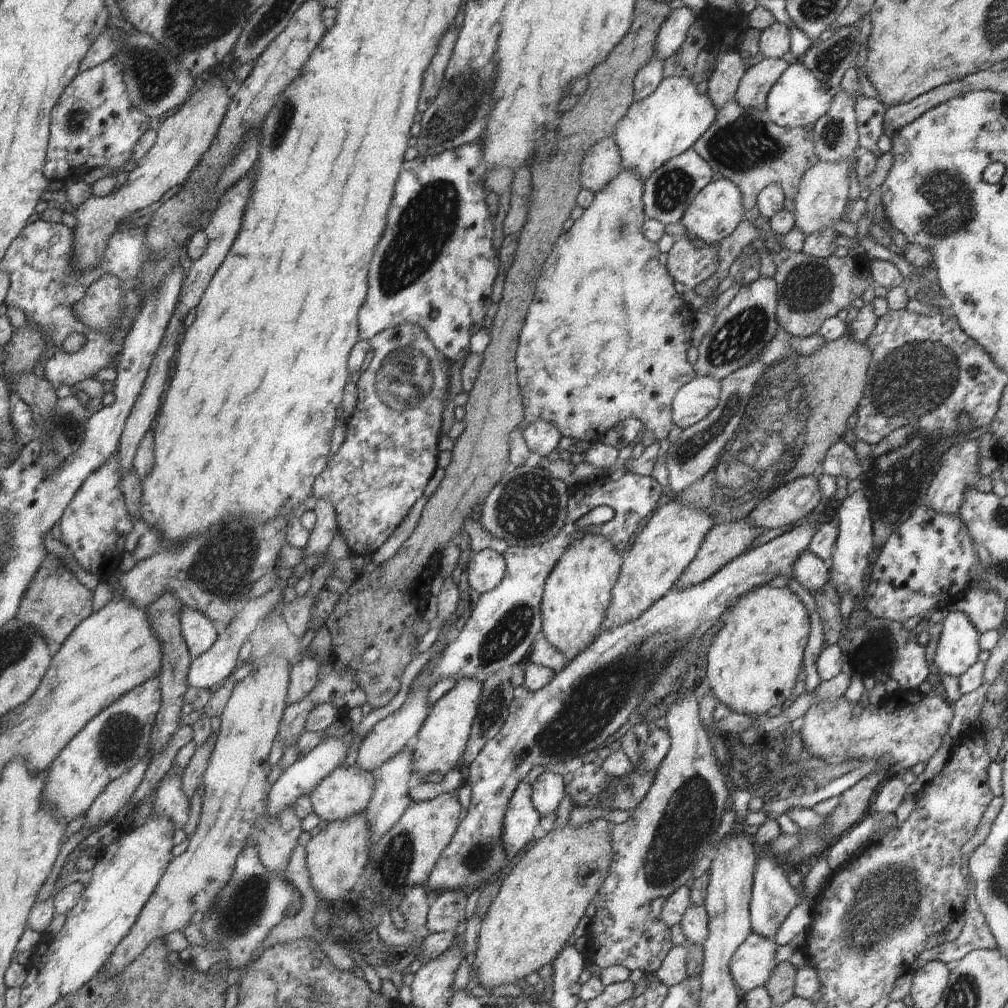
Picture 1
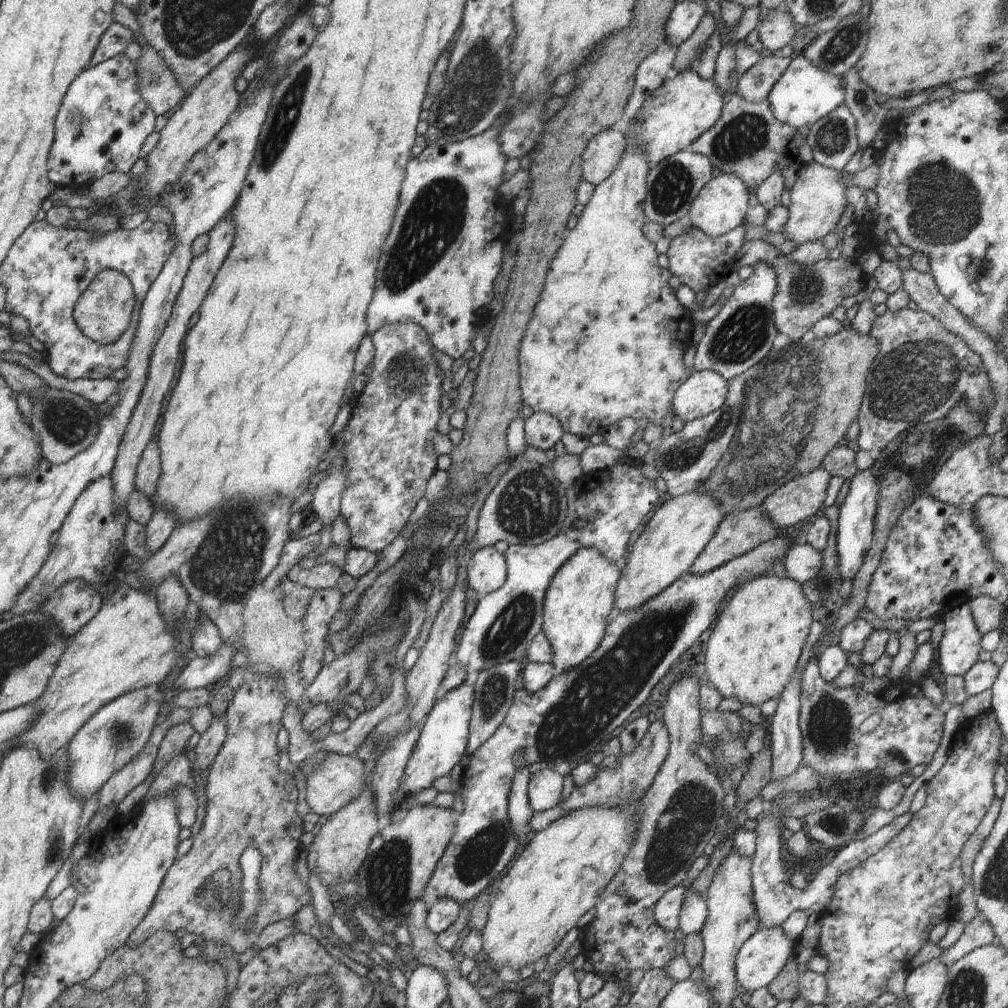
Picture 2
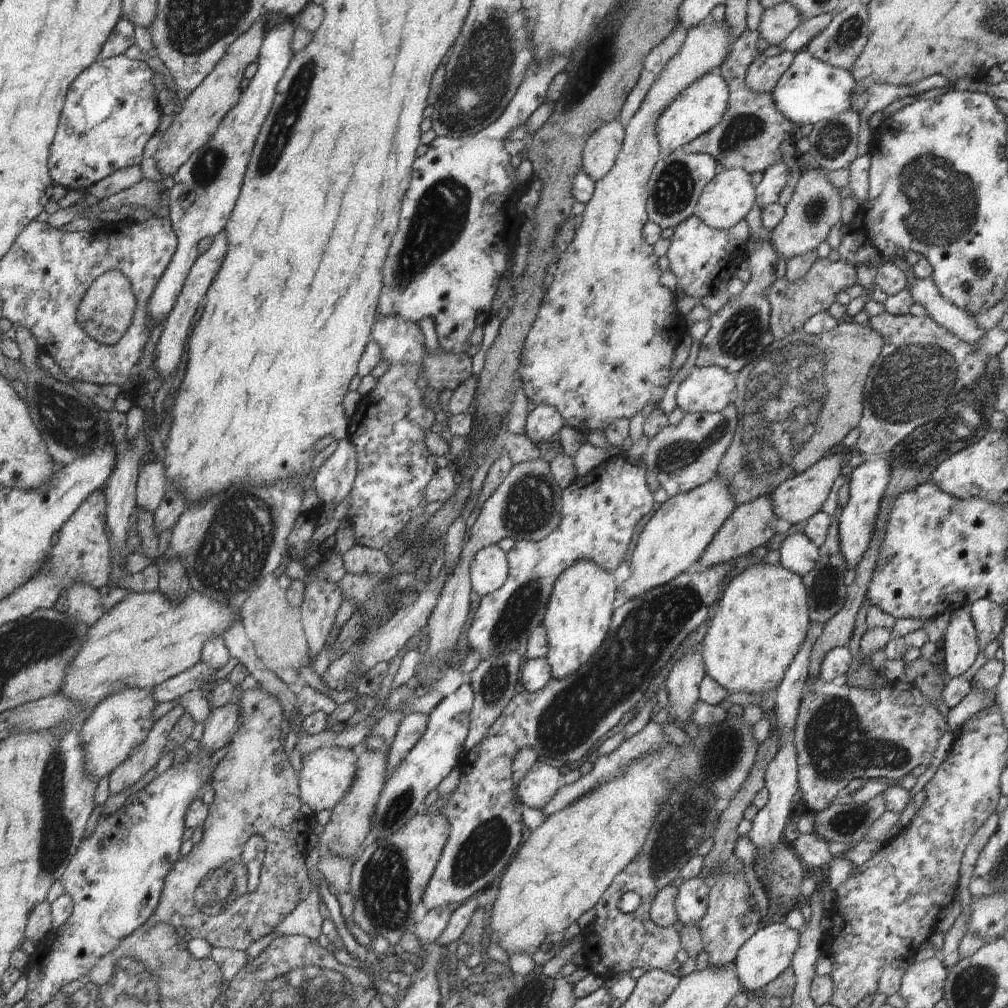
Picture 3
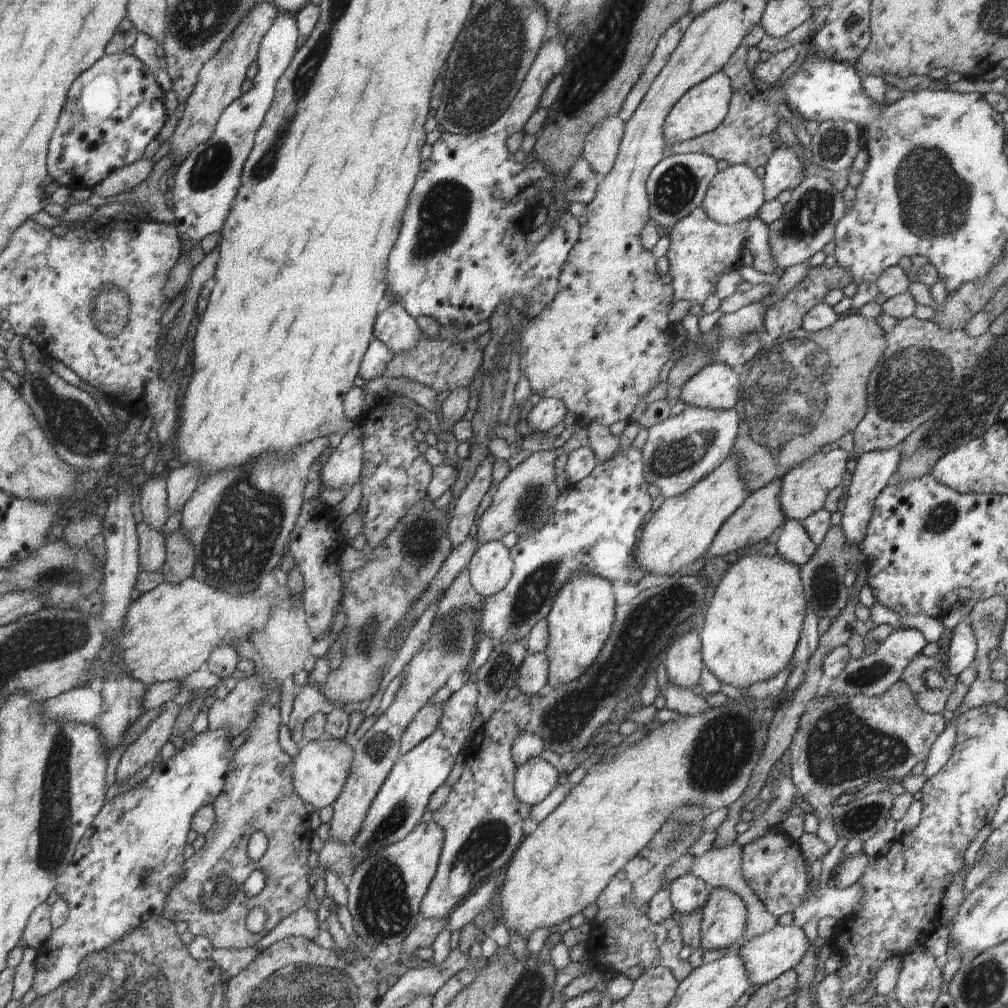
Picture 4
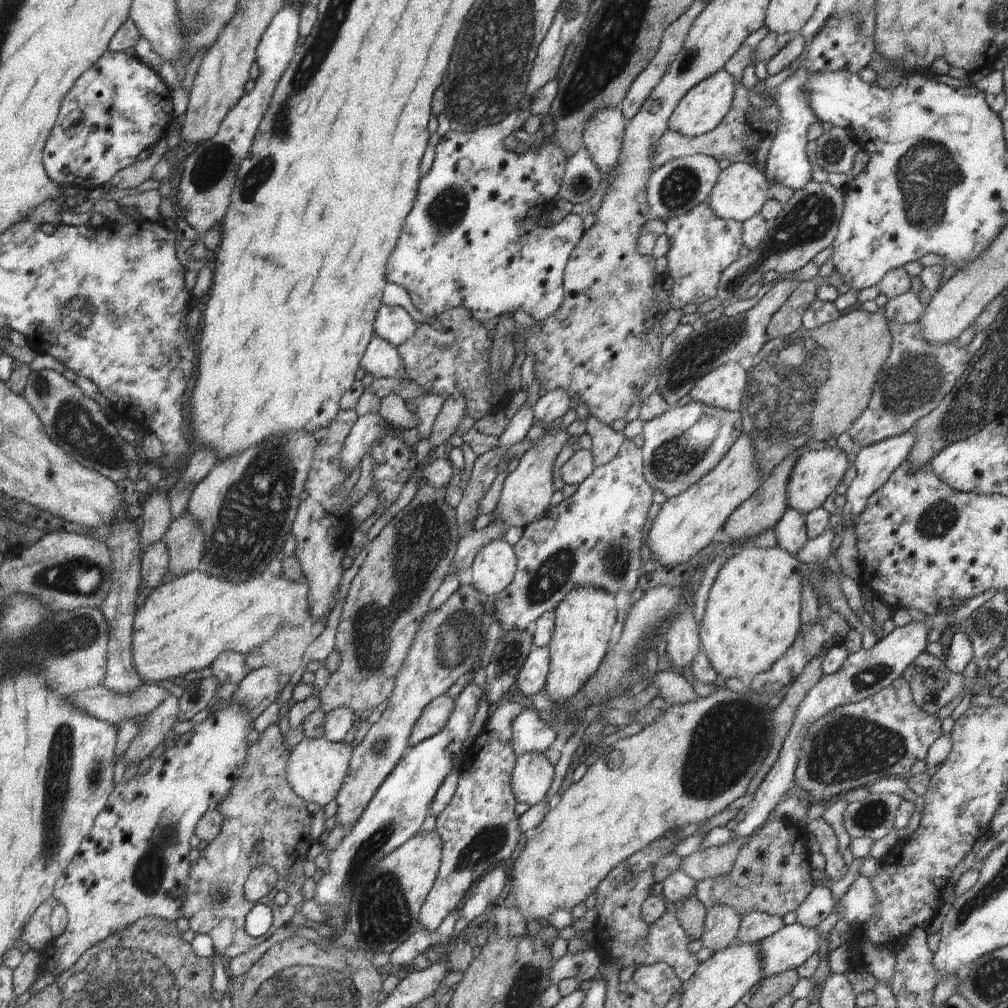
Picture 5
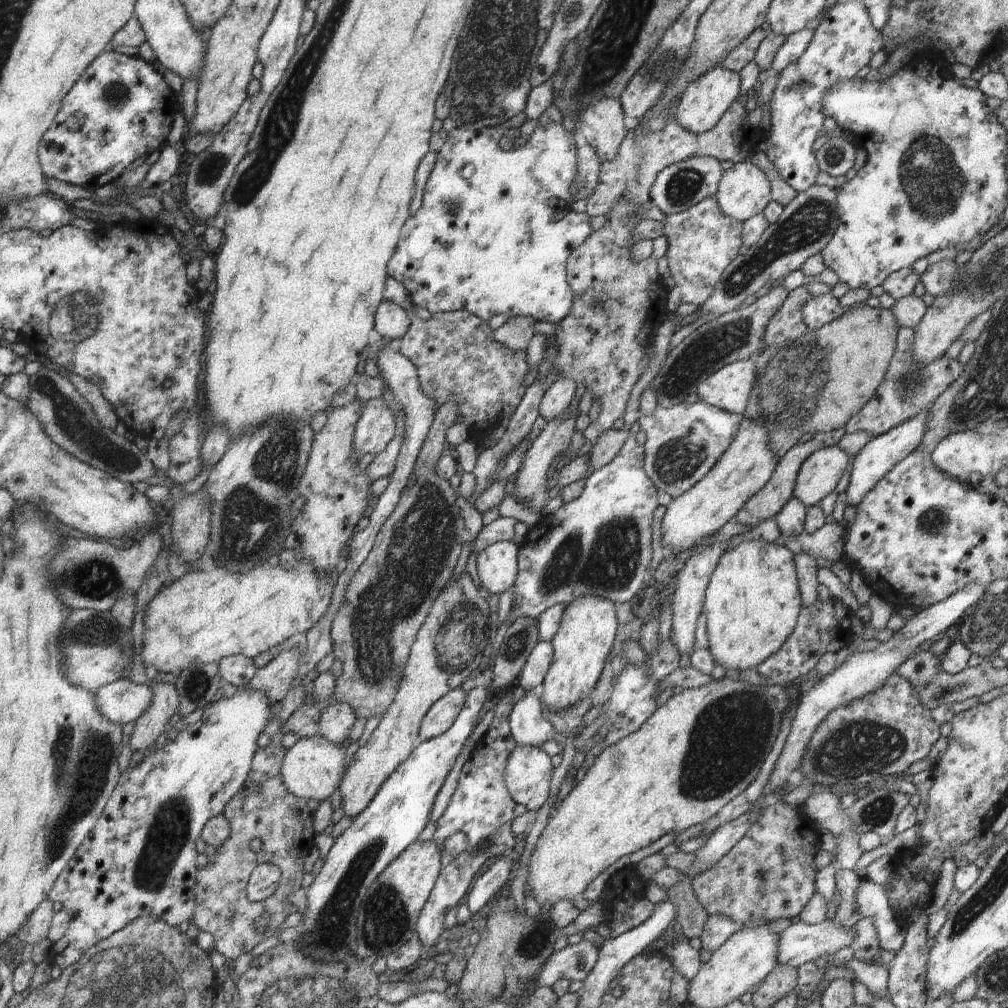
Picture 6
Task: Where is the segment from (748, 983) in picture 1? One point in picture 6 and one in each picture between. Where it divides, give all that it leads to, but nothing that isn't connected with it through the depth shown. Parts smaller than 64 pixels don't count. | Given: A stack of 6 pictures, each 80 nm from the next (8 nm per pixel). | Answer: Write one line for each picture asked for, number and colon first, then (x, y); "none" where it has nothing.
2: (762, 957)
3: (762, 958)
4: (779, 950)
5: (792, 946)
6: (801, 943)

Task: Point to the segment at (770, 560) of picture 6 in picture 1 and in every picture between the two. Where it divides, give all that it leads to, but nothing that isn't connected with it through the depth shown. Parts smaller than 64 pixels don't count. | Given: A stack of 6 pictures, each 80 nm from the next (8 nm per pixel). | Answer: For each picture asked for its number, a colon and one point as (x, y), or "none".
1: (753, 663)
2: (761, 629)
3: (761, 617)
4: (750, 630)
5: (753, 615)

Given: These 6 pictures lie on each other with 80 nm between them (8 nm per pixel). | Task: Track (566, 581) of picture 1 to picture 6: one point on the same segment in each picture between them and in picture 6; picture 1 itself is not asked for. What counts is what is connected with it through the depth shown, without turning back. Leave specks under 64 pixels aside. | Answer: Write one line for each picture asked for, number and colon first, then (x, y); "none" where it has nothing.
2: (581, 596)
3: (579, 613)
4: (580, 622)
5: (585, 618)
6: (582, 645)

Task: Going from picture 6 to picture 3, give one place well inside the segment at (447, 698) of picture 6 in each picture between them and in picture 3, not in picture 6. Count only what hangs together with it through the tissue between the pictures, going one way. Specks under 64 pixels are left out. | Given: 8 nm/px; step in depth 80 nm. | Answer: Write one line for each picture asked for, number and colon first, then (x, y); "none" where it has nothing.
3: (412, 728)
4: (425, 722)
5: (434, 717)

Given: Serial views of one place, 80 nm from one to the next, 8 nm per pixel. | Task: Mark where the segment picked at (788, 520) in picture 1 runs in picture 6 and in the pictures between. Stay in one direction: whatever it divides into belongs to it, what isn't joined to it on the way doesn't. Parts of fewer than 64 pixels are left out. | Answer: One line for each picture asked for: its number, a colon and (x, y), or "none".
2: (796, 500)
3: (798, 499)
4: (805, 488)
5: (819, 470)
6: (820, 474)

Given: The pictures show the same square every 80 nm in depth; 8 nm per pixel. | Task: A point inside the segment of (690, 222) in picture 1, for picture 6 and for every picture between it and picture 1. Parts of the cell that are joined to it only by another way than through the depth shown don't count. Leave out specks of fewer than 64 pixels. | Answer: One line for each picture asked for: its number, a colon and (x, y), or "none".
2: (721, 206)
3: (728, 198)
4: (735, 194)
5: (741, 191)
6: (744, 191)

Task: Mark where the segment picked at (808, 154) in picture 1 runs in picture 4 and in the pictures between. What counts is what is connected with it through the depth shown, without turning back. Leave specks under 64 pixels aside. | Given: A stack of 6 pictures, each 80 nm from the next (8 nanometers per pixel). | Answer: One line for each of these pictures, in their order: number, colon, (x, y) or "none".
2: (748, 141)
3: (749, 137)
4: (745, 136)

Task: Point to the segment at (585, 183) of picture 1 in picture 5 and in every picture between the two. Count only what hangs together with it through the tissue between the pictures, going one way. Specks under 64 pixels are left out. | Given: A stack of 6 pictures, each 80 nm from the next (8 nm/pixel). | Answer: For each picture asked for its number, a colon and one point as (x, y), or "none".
2: (602, 154)
3: (601, 150)
4: (602, 145)
5: (603, 134)

